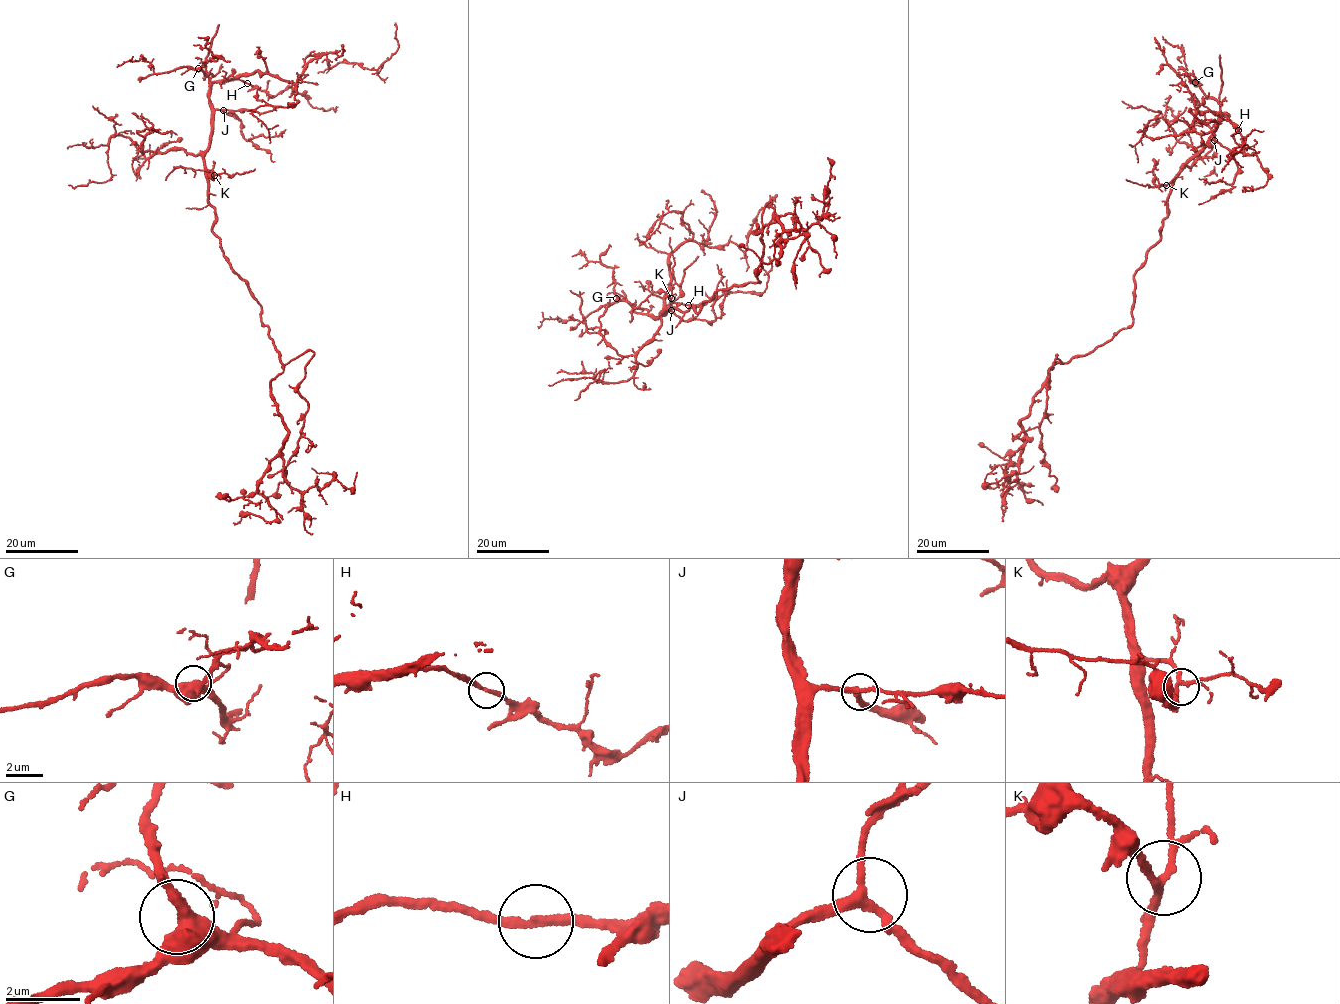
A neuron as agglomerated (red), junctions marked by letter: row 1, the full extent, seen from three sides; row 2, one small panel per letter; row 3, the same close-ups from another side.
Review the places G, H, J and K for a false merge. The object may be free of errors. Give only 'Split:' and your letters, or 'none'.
Split: none

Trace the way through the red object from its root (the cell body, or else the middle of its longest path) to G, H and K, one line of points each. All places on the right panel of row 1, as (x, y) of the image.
G: (1163, 225), (1174, 176), (1207, 144), (1219, 117), (1220, 104), (1195, 82)
H: (1163, 225), (1174, 176), (1207, 144), (1218, 118), (1225, 113), (1229, 115), (1226, 117), (1238, 130)
K: (1163, 225), (1168, 195), (1174, 181), (1166, 185)

